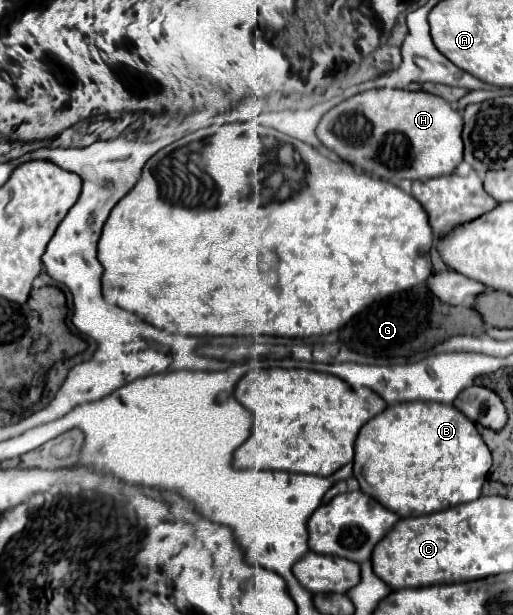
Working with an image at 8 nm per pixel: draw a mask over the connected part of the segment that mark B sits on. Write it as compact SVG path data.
M402 402L388 406L382 414L366 422L356 438L354 476L360 482L362 492L374 500L380 500L380 504L402 518L440 512L480 498L490 466L492 456L488 446L482 442L476 424L458 412L452 404Z

